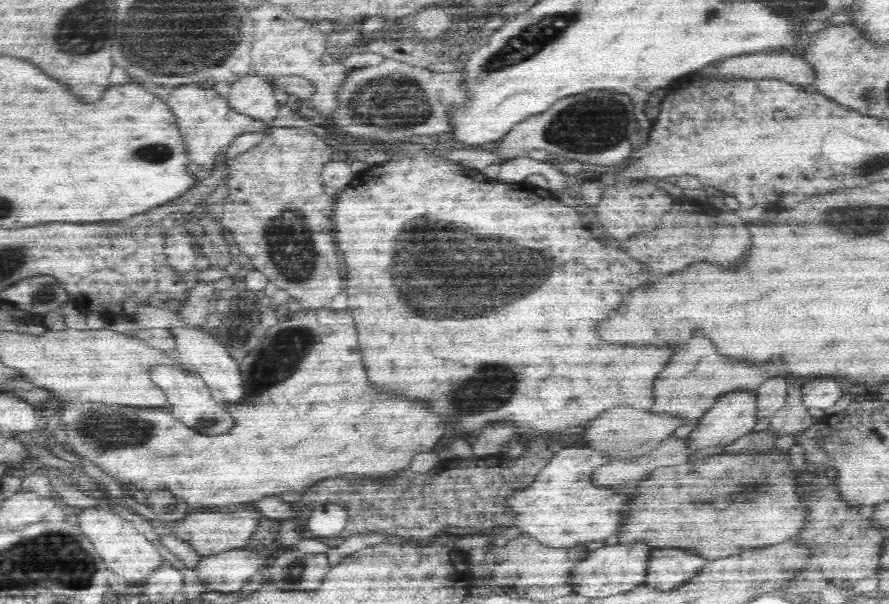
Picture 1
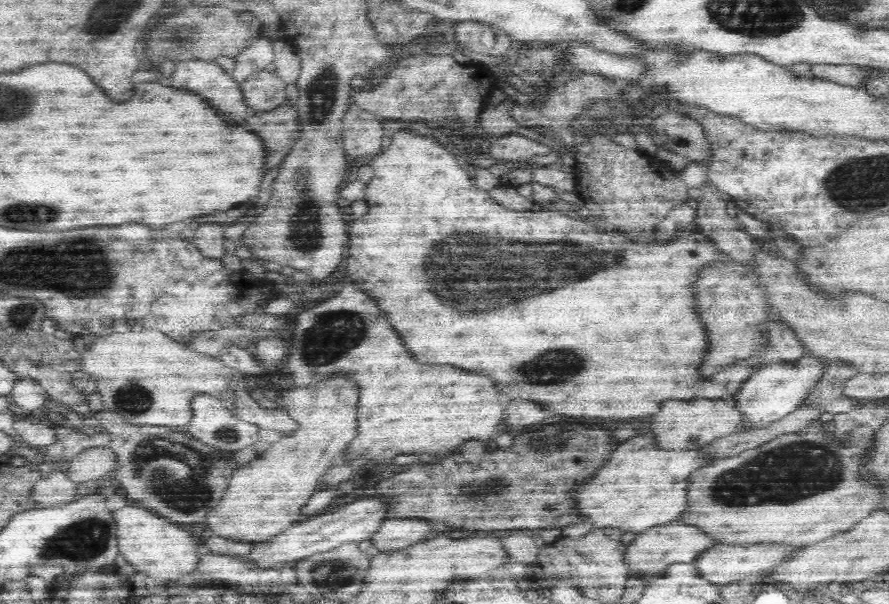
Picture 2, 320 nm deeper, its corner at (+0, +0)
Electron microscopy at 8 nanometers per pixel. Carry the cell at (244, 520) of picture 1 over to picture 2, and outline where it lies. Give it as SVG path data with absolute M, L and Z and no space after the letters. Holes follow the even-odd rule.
M324 382L324 386L306 386L296 390L286 390L282 396L284 408L290 412L290 416L298 422L298 430L294 430L290 436L280 438L269 446L260 457L251 464L242 465L232 472L232 478L228 480L228 490L222 494L218 504L206 512L206 526L211 535L228 538L229 541L245 543L266 540L278 532L282 532L292 523L298 522L298 510L312 493L319 489L320 477L326 472L326 468L336 464L336 456L340 456L340 450L352 440L352 434L356 434L356 390L348 386L348 382Z

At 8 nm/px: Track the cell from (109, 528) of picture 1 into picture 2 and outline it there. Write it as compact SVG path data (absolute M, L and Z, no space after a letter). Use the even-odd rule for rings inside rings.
M134 504L110 511L113 524L113 536L116 537L116 548L120 556L134 568L154 580L181 580L191 572L198 562L198 543L176 524L166 522L164 518Z

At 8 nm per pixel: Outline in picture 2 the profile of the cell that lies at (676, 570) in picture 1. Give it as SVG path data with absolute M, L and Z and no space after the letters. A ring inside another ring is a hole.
M712 544L706 550L692 560L692 570L698 577L720 587L722 584L735 583L742 580L750 580L756 584L760 580L760 574L768 574L768 568L774 562L778 562L784 554L796 550L796 547L778 545L754 545L754 546L734 546L727 544Z

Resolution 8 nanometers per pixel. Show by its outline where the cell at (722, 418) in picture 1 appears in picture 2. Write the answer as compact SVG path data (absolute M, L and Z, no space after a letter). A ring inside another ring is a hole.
M806 356L798 365L786 363L774 363L764 366L764 370L752 374L748 380L742 382L740 390L732 396L736 412L740 413L740 427L744 430L753 431L766 428L771 422L794 412L794 408L800 404L802 396L814 382L818 380L823 365L818 359Z

